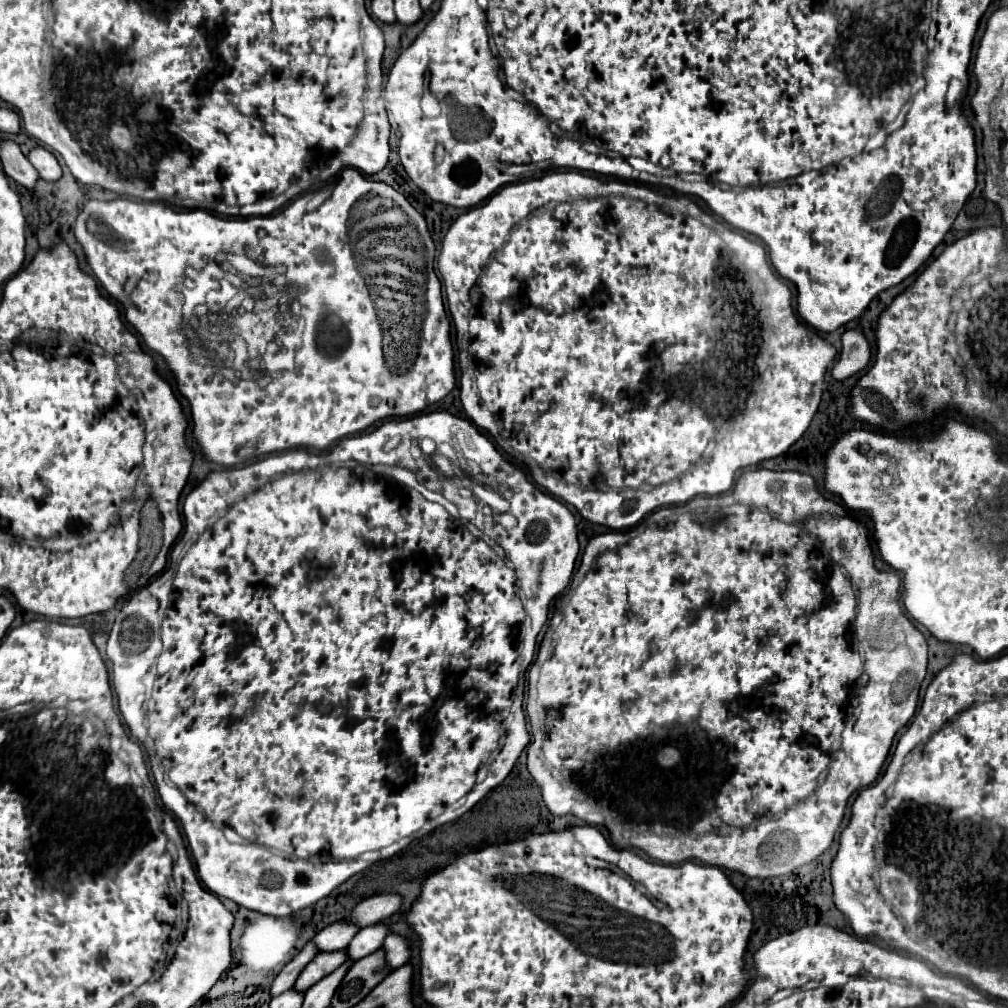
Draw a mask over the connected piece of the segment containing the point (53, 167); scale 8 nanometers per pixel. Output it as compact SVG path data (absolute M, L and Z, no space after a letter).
M34 147L28 153L28 161L34 165L40 179L44 179L44 181L58 181L62 177L62 167L60 167L58 159L54 157L54 153L50 153L44 147Z

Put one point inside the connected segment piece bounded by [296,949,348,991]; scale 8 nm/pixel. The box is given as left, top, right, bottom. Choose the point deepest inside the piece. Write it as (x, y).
(324, 963)

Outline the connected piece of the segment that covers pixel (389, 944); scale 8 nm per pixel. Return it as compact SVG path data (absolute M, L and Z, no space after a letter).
M390 933L384 941L384 949L386 949L386 961L392 969L398 969L400 965L408 963L412 957L412 945L406 937L398 935L398 933Z

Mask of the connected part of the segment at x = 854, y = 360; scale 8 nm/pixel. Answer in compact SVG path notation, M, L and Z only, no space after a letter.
M852 329L846 331L842 335L842 349L840 349L840 357L836 359L834 367L832 367L832 377L838 381L848 379L850 375L858 373L860 369L864 369L870 361L870 345L866 341L866 337L862 335L862 331Z

